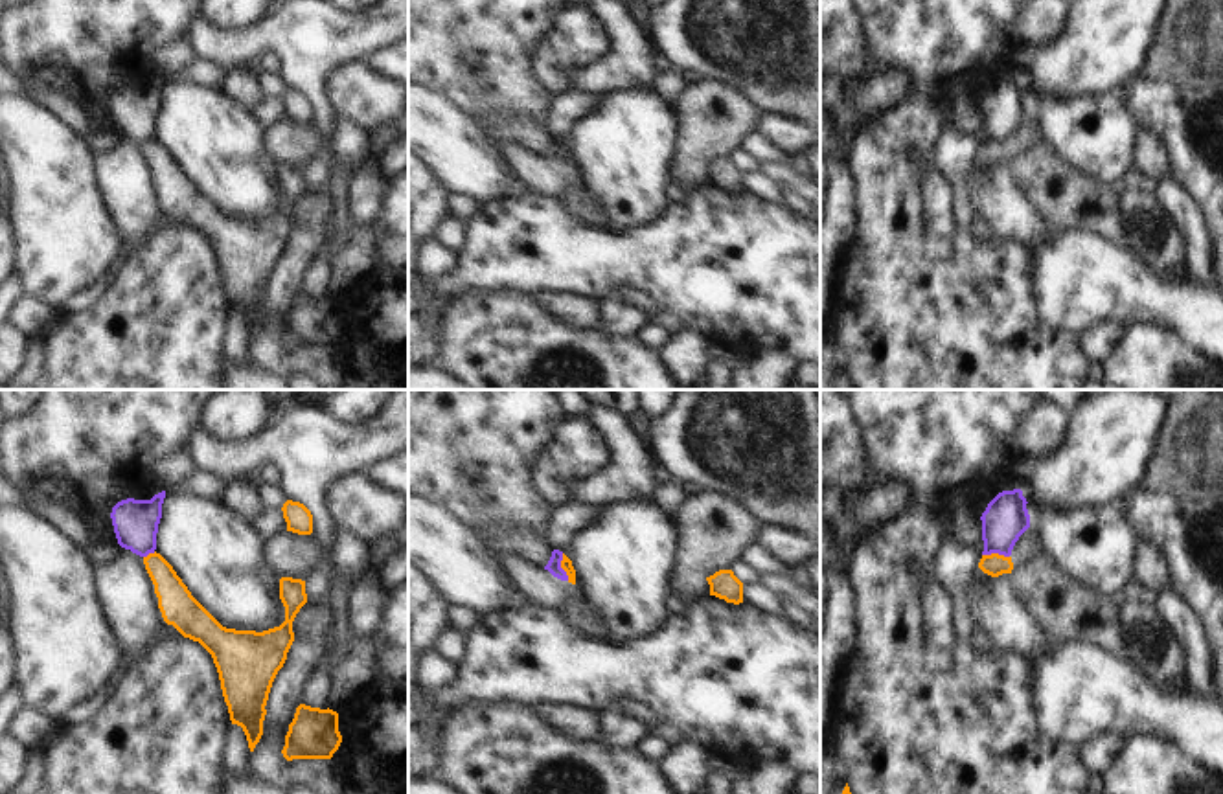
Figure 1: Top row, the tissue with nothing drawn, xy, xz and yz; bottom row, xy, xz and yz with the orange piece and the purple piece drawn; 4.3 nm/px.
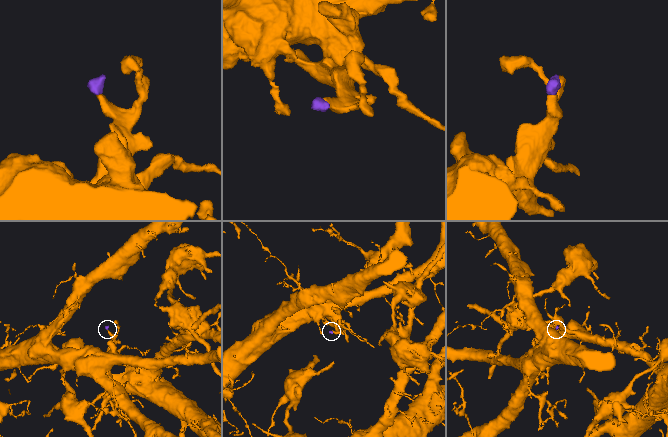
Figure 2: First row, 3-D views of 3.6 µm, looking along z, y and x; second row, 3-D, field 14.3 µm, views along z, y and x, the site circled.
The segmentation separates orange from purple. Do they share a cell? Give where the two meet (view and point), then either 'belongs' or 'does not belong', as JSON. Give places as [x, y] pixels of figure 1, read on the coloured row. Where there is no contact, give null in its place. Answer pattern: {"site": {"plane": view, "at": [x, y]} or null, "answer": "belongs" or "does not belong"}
{"site": {"plane": "xz", "at": [561, 567]}, "answer": "does not belong"}

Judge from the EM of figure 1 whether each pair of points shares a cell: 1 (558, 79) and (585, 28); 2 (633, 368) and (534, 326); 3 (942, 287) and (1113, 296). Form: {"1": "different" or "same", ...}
{"1": "same", "2": "same", "3": "different"}

